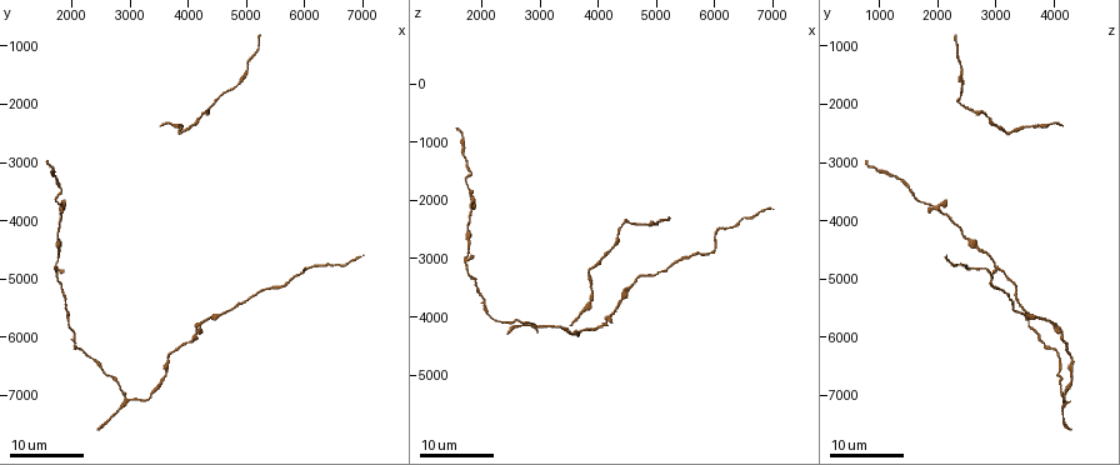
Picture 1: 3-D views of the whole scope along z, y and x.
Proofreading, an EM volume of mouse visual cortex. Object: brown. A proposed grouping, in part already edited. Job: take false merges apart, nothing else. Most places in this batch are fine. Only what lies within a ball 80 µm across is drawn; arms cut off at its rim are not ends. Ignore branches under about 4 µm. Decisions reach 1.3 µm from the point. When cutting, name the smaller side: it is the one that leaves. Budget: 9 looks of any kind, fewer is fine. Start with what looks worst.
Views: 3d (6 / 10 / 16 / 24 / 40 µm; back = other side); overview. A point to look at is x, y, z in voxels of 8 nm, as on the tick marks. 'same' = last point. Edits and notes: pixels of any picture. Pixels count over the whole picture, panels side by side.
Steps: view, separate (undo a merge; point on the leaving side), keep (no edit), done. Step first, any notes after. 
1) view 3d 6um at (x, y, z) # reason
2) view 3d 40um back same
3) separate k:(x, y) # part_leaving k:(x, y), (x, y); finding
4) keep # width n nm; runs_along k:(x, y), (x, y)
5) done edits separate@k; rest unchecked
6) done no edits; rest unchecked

view 3d 24um at (1800, 3800, 2000) # three arms meet

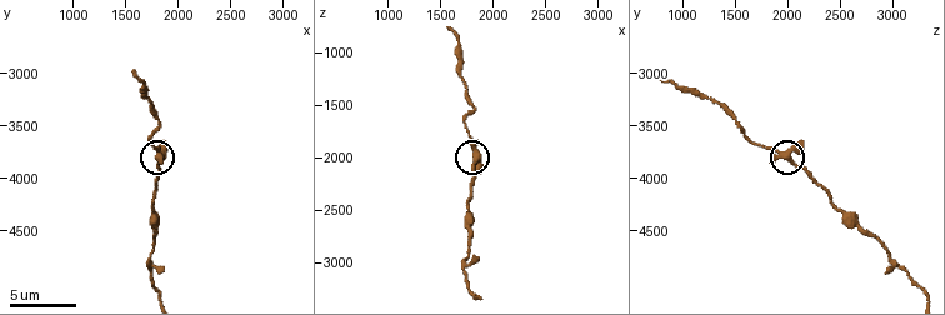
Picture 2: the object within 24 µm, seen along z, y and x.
view 3d 10um at (1840, 3760, 2000)

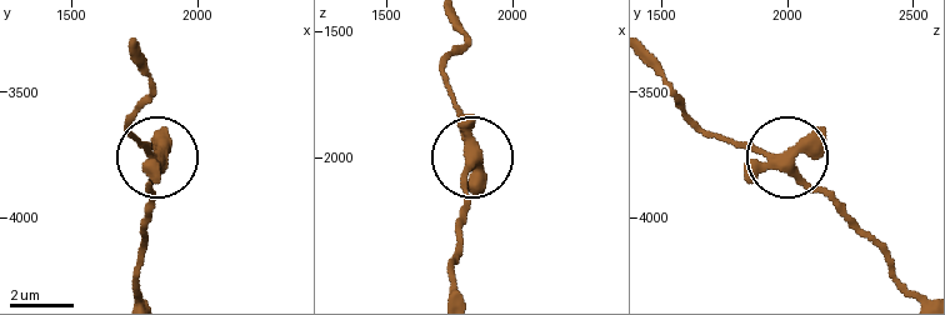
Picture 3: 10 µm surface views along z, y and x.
keep # width 350 nm; runs_along 3:(915, 294), (795, 165), (716, 141); all the same cell

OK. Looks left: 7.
view 3d 16um at (2950, 7100, 4150)

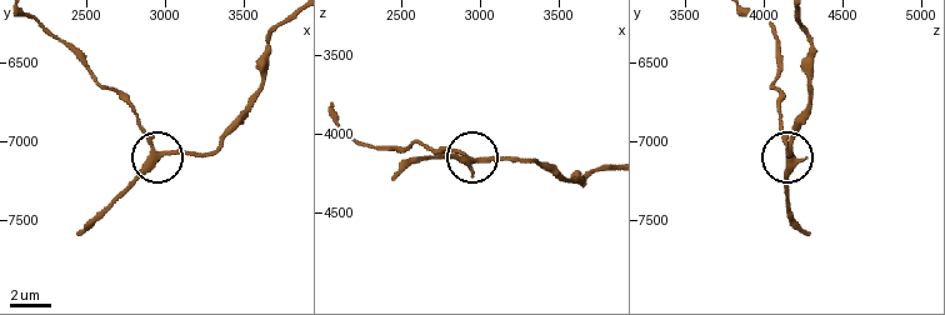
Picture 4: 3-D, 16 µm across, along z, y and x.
view 3d 10um at (2980, 7060, 4180) # zoom in

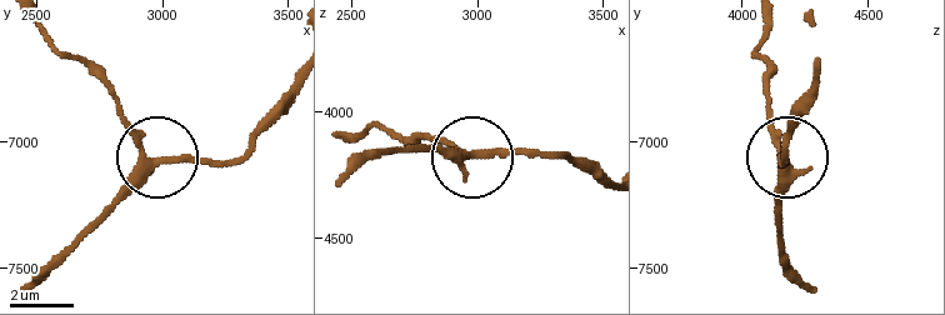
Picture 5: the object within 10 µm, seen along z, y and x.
keep # side_arm 6 um; arms 3; continuous, no second cell

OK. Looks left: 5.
view 3d 24um at (6000, 4800, 2800) # a narrow waist

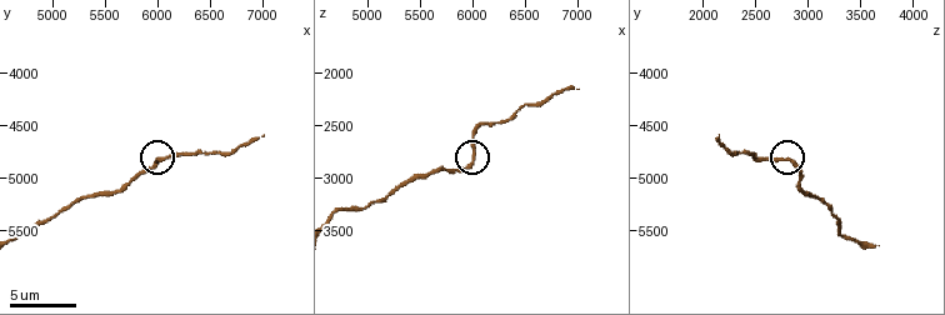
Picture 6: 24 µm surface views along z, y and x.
view 3d 10um at (6020, 4840, 2760)

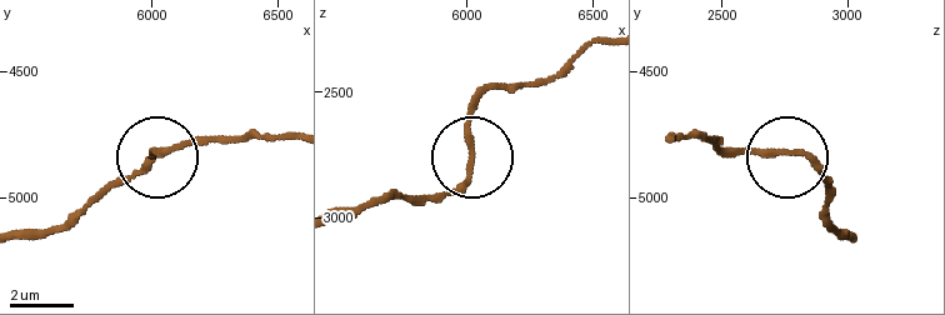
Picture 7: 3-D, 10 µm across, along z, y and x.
view 3d 6um at (6010, 4820, 2760)

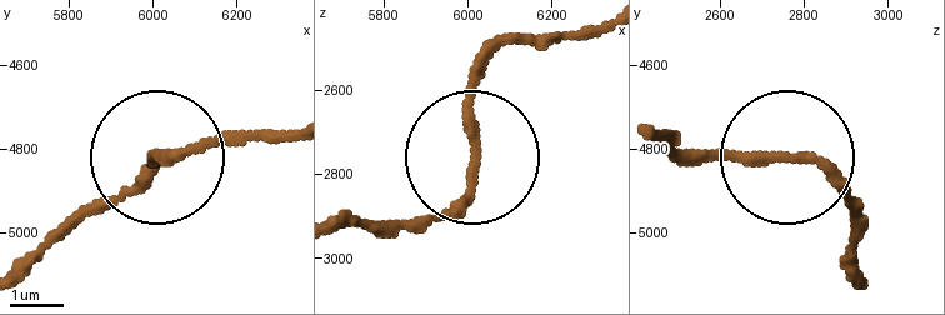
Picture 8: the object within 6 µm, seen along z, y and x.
keep # width 190 nm; runs_along 8:(346, 226), (413, 226), (454, 200), (466, 93), (503, 43); one cell here

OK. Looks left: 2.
view 3d 16um at (4600, 5600, 3500) # calibre changes

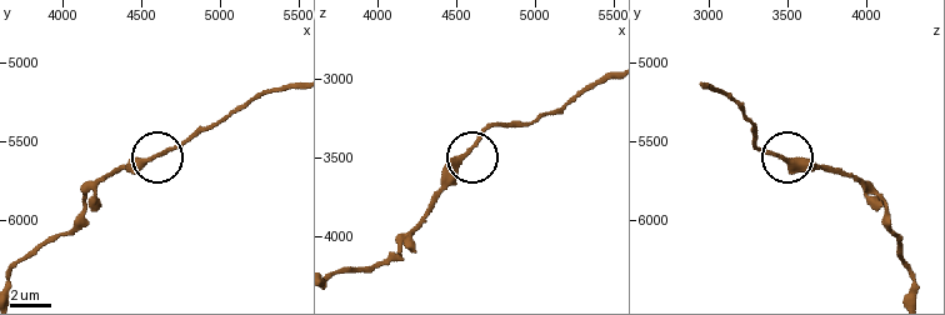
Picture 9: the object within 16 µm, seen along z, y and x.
view 3d 10um at (4540, 5620, 3500) # zoom in

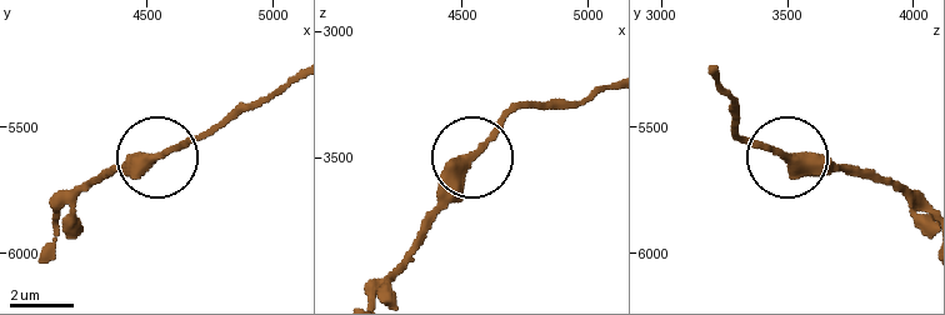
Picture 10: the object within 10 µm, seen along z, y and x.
keep # width 280 nm; runs_along 10:(380, 286), (444, 181), (523, 104); one cell here

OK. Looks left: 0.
done no edits; rest unchecked

